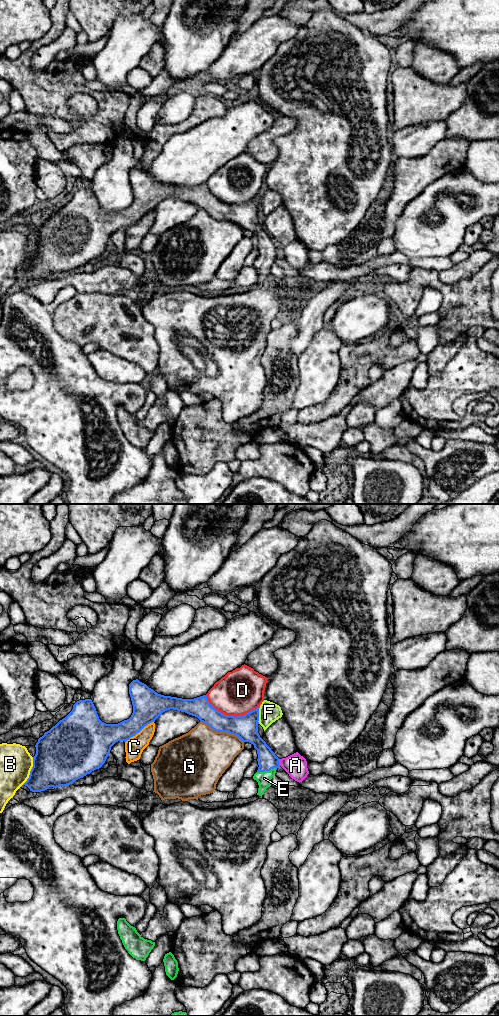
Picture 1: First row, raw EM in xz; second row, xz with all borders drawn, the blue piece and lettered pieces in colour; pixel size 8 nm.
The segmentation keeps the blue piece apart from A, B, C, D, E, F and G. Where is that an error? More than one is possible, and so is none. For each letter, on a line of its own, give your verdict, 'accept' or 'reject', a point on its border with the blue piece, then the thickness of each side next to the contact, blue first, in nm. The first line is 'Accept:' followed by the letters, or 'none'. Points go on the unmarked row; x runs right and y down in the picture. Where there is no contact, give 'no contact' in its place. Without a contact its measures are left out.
Accept: E
A: reject | xz (279, 250) | 160/180 nm
B: reject | xz (30, 259) | 400/260 nm
C: reject | xz (139, 219) | 240/150 nm
D: reject | xz (231, 204) | 190/360 nm
E: accept | xz (266, 258) | 160/110 nm
F: reject | xz (258, 203) | 190/170 nm
G: reject | xz (222, 219) | 190/440 nm

